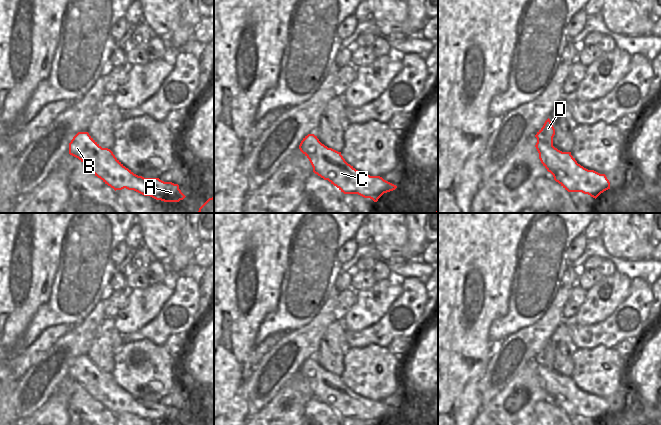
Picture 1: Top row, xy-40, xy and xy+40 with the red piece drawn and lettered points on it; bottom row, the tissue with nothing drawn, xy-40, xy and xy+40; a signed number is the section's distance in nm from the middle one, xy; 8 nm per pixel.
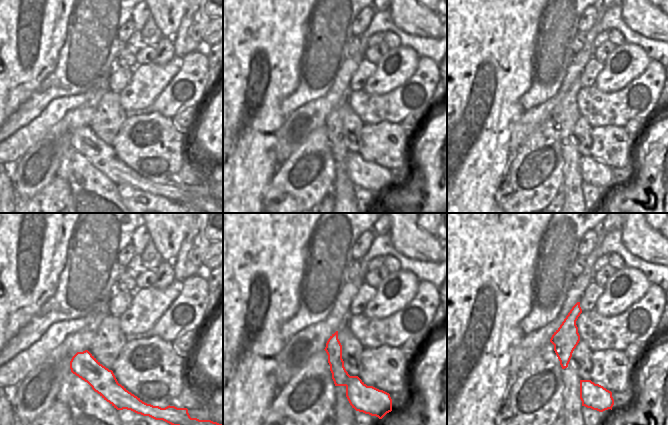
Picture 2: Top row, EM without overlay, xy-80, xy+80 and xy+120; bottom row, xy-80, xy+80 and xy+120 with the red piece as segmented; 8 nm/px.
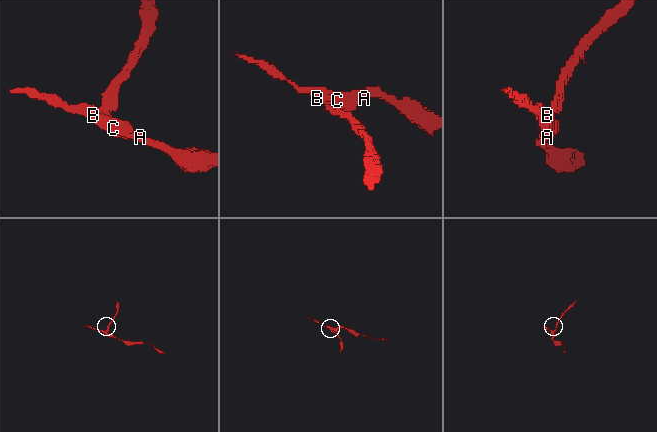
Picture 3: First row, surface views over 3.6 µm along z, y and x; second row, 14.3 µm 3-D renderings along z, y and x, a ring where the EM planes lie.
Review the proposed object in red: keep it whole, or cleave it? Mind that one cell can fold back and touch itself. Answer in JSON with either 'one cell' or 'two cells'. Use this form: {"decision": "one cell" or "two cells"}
{"decision": "two cells"}

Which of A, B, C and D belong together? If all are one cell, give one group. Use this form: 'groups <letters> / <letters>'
groups A B C / D

